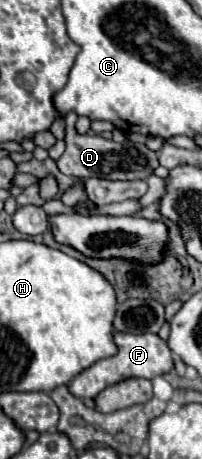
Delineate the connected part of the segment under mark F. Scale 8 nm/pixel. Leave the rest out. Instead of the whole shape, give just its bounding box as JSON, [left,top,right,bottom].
[68,332,174,398]

